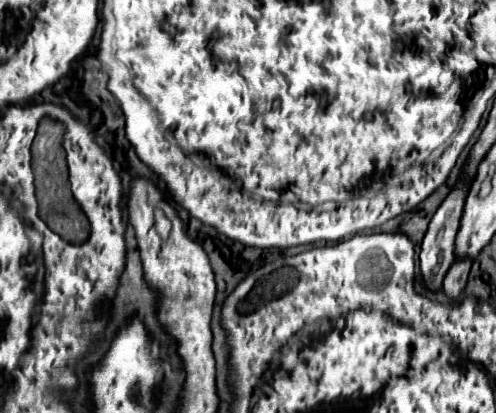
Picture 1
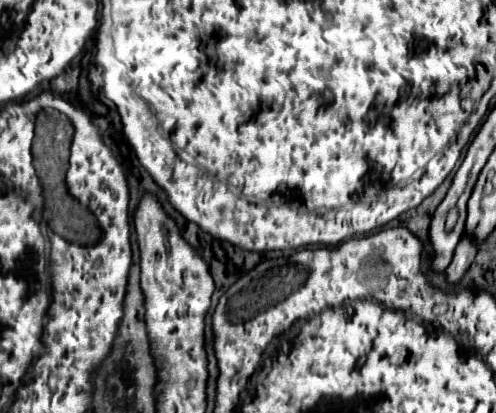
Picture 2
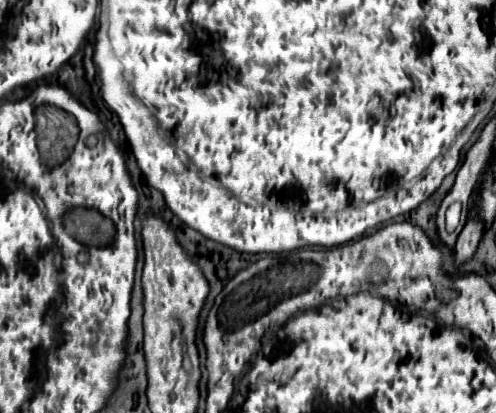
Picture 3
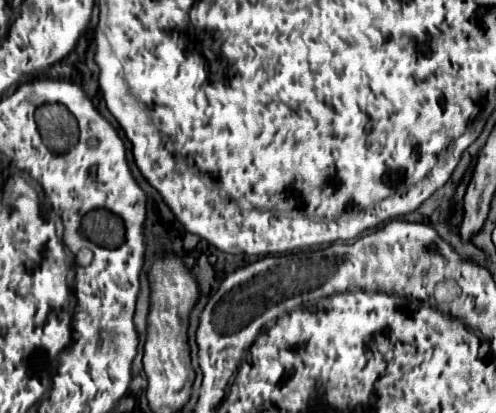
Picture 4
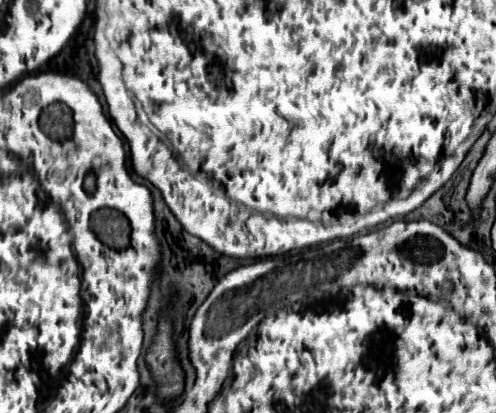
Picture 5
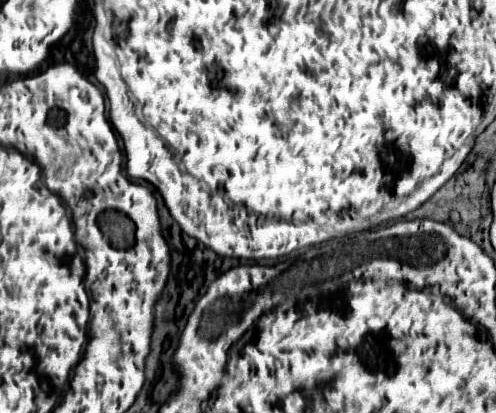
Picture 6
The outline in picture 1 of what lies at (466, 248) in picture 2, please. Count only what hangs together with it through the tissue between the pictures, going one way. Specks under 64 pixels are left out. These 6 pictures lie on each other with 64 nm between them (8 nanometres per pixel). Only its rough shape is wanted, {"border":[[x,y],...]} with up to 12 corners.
{"border":[[470,260],[454,262],[444,278],[444,294],[458,300],[470,272]]}

